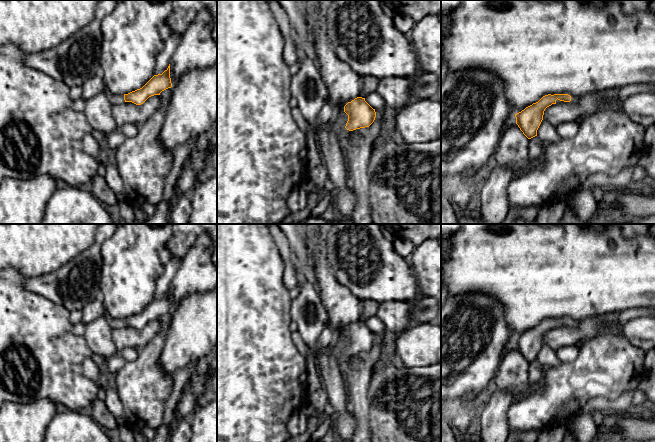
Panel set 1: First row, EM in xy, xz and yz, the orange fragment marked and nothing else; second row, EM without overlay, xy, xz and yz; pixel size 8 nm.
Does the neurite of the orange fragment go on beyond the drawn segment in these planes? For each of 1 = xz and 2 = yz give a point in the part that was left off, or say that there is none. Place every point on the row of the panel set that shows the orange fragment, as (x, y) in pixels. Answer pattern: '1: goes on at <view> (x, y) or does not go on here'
1: goes on at xz (341, 118)
2: goes on at yz (574, 99)

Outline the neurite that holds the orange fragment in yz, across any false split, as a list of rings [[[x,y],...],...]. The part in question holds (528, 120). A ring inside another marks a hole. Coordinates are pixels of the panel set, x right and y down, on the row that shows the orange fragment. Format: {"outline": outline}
{"outline": [[[548,94],[543,96],[538,102],[526,107],[521,112],[515,114],[516,124],[523,134],[531,139],[537,136],[537,130],[543,120],[544,111],[552,104],[561,102],[571,102],[577,104],[579,97],[568,94]]]}

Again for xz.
{"outline": [[[357,97],[344,106],[344,110],[335,114],[332,121],[333,132],[339,142],[344,143],[351,131],[369,127],[375,120],[376,112],[366,101],[365,98]]]}

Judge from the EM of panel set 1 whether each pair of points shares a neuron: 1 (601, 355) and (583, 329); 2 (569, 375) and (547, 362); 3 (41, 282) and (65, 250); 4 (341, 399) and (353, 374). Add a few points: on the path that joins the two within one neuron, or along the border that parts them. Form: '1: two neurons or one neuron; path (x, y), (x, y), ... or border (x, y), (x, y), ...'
1: two neurons; border (603, 332), (592, 338), (584, 339), (579, 344)
2: two neurons; border (562, 362), (545, 368)
3: two neurons; border (68, 261), (50, 272), (27, 278)
4: two neurons; border (347, 396), (346, 410), (355, 418)

